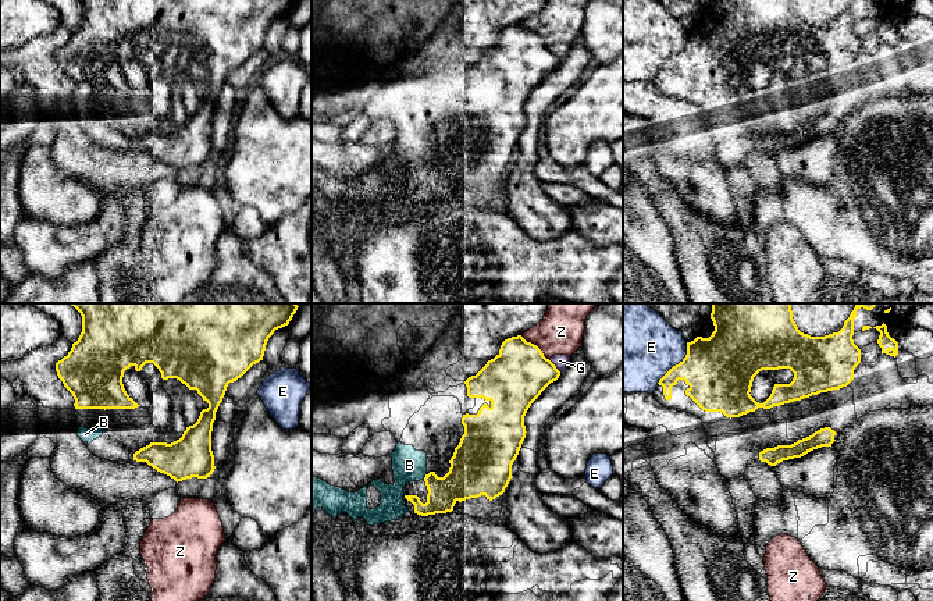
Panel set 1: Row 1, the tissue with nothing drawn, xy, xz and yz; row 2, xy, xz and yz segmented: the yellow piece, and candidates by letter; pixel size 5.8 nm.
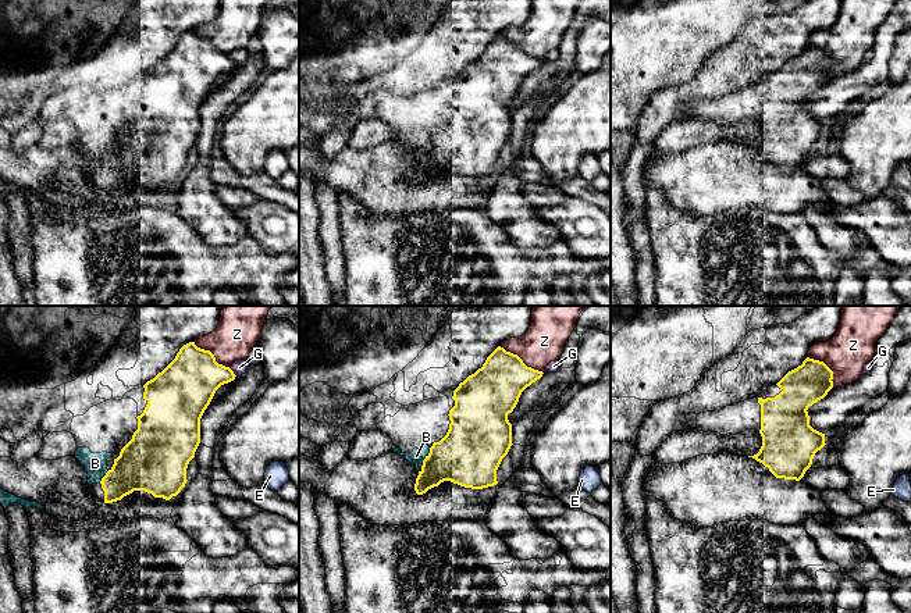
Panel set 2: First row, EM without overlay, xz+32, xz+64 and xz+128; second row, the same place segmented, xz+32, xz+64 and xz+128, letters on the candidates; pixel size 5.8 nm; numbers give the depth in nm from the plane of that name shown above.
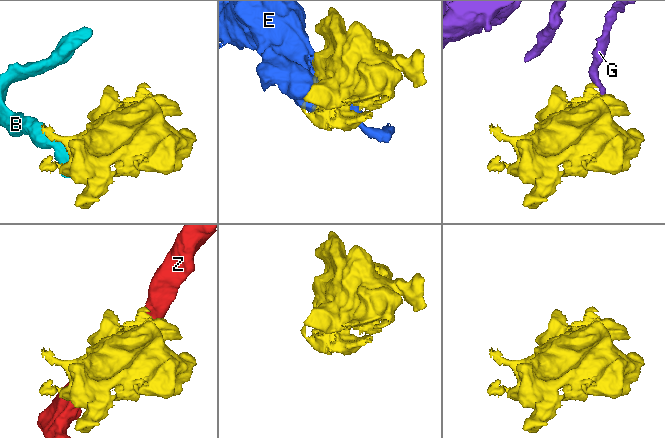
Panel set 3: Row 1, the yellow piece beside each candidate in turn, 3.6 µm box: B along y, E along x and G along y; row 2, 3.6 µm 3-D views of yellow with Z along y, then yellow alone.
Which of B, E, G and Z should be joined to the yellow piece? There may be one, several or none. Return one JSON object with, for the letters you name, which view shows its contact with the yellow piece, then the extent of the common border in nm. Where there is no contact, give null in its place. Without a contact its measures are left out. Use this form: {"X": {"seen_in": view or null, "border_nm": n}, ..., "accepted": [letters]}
{"B": {"seen_in": "xz", "border_nm": 40}, "accepted": ["B"]}

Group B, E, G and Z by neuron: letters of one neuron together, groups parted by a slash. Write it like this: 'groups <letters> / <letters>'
groups B / E / G / Z

